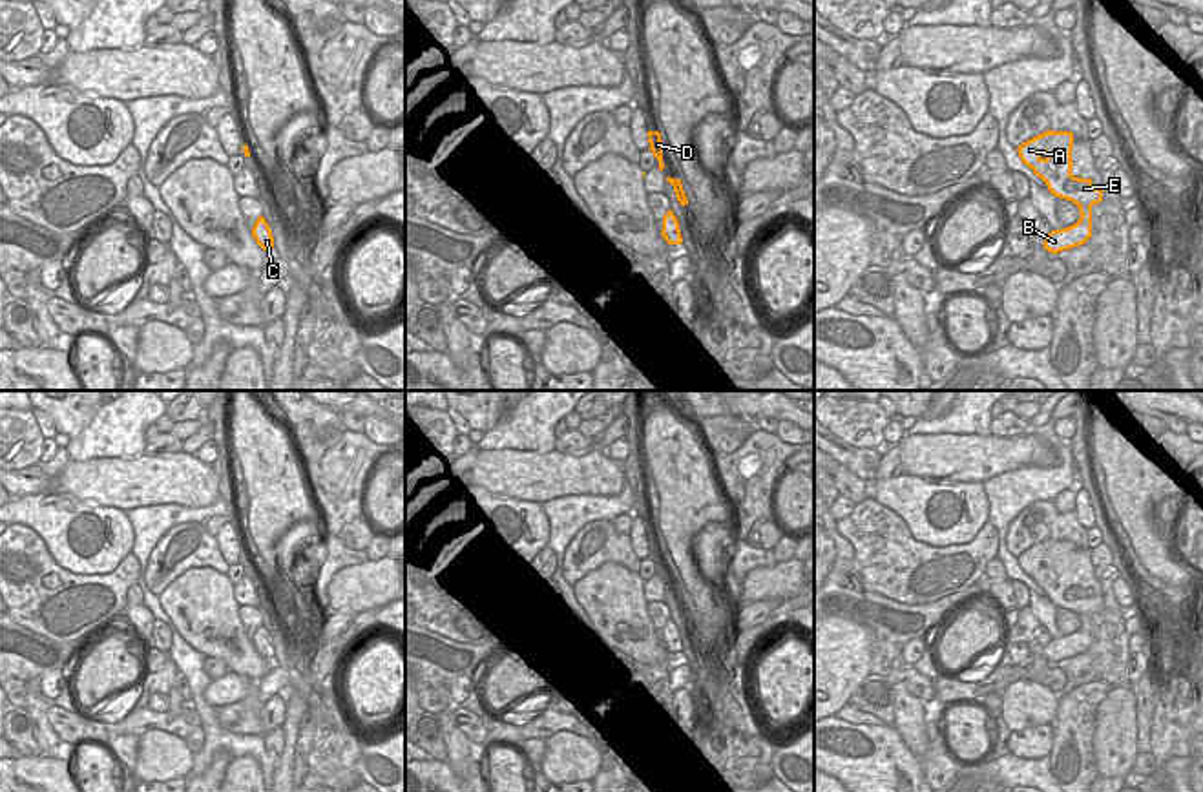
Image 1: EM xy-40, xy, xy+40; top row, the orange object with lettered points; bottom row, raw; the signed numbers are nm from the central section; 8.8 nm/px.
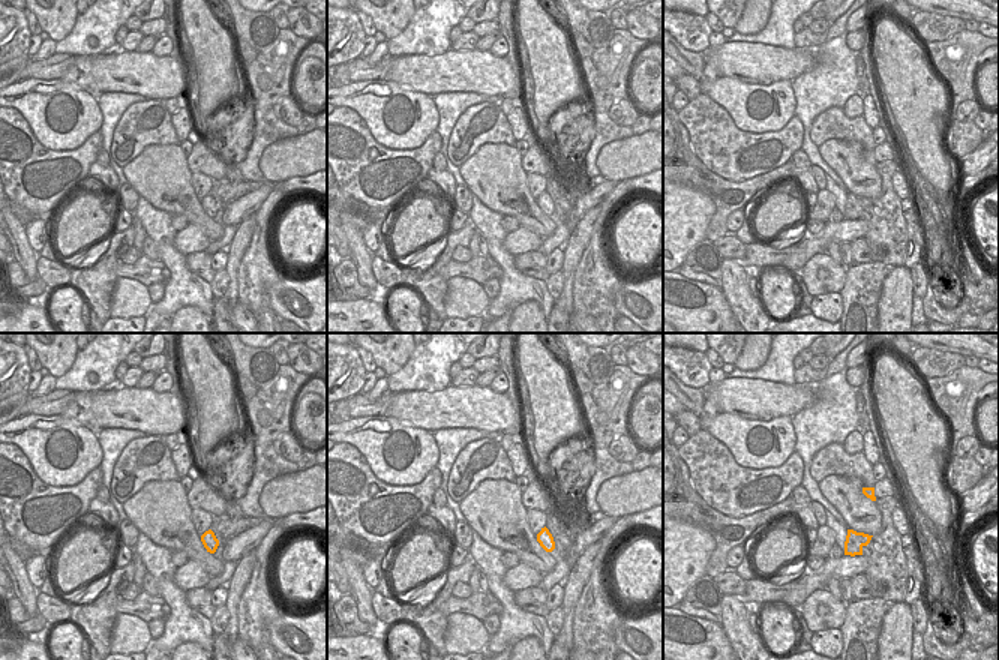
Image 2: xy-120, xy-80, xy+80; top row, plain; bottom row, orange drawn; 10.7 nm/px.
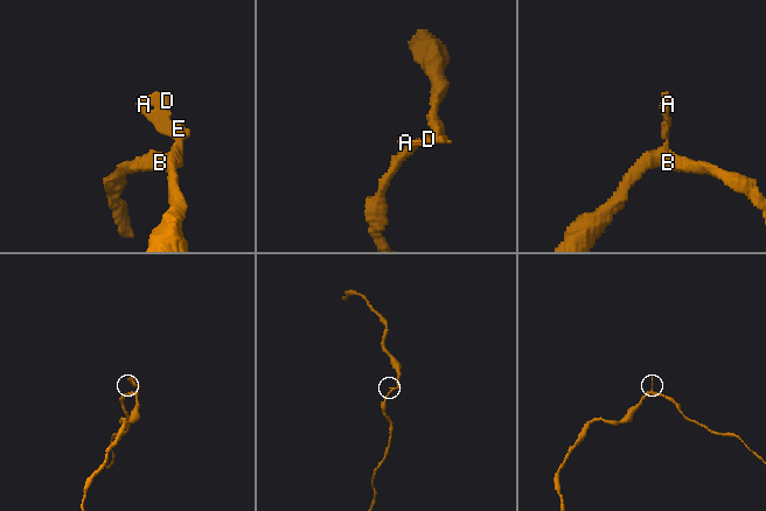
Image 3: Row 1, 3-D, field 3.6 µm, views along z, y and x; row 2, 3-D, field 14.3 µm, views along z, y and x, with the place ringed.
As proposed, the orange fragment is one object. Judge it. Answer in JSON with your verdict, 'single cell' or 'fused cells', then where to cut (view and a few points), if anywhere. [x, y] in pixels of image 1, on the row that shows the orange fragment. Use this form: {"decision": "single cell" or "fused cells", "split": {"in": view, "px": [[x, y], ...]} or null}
{"decision": "fused cells", "split": {"in": "xy", "px": [[663, 223], [663, 236]]}}

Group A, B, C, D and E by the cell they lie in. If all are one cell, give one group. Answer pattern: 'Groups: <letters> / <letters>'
Groups: A B D E / C.

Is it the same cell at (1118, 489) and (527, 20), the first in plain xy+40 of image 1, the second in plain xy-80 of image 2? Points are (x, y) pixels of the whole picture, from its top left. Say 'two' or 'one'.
one

